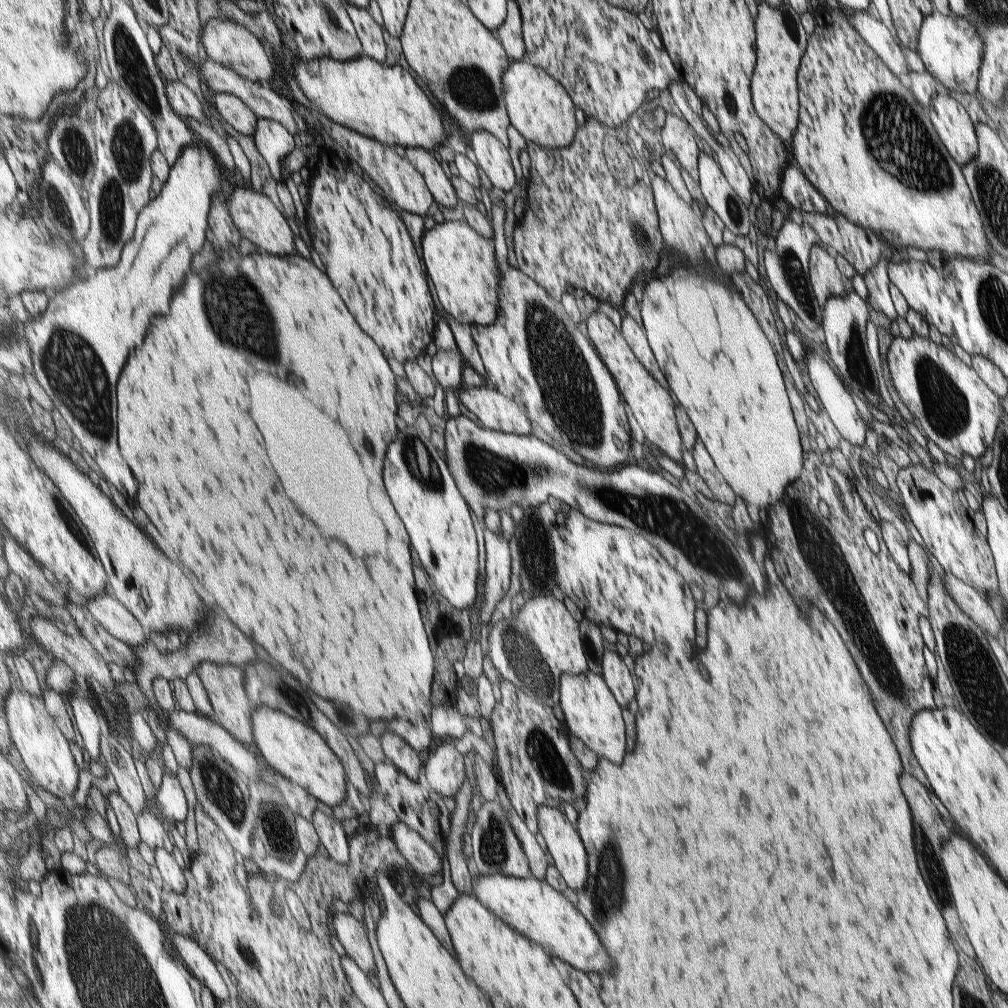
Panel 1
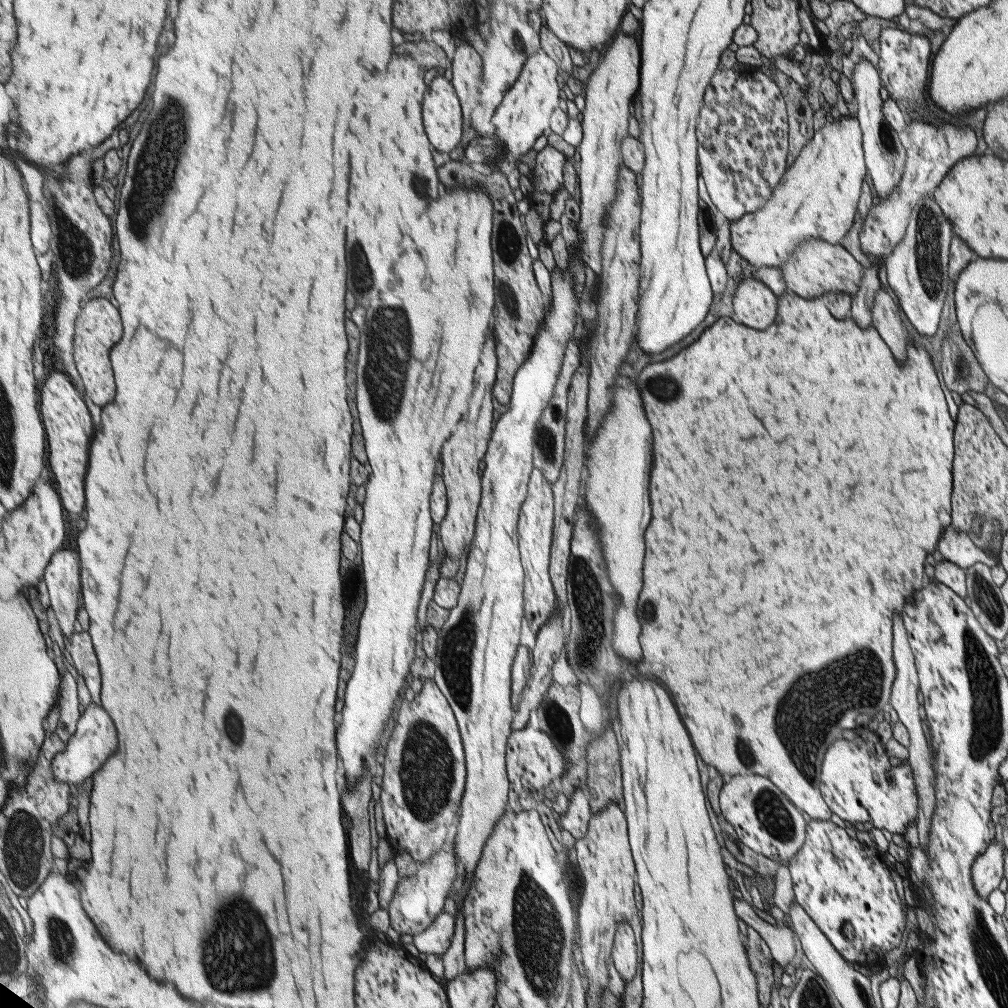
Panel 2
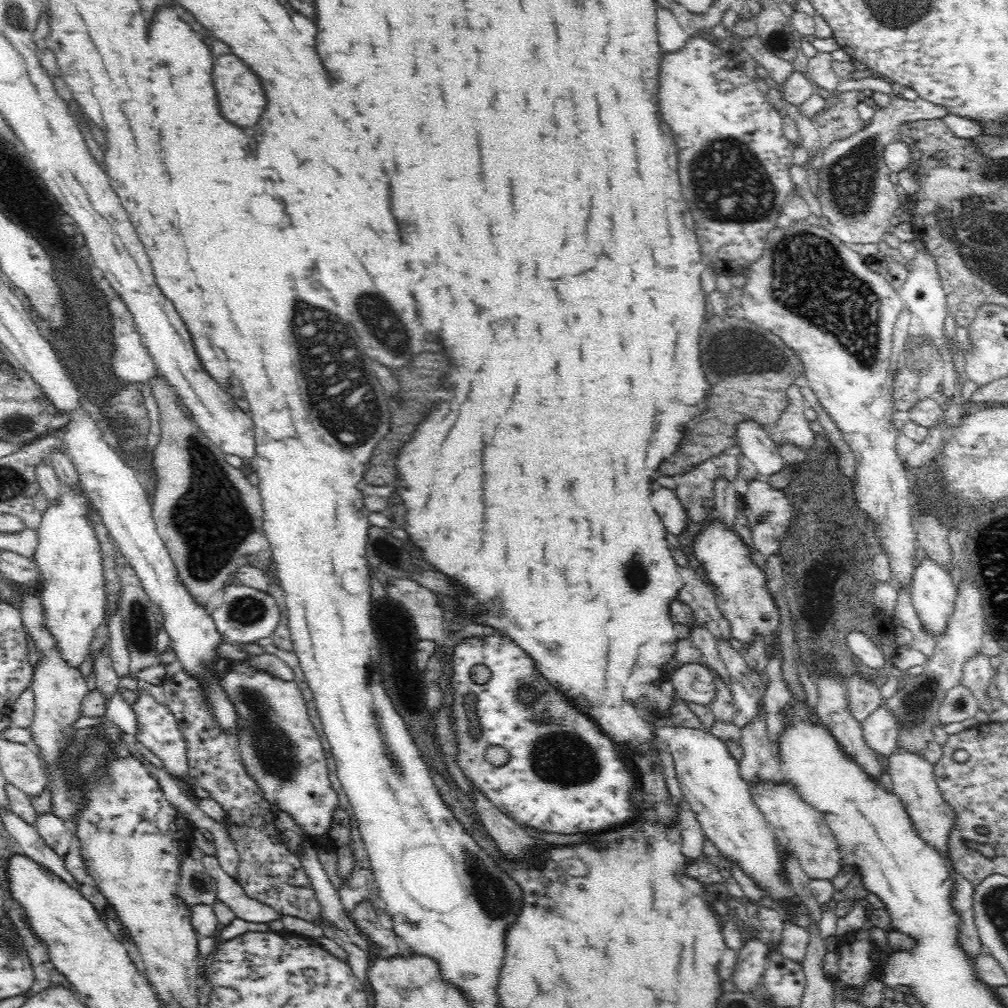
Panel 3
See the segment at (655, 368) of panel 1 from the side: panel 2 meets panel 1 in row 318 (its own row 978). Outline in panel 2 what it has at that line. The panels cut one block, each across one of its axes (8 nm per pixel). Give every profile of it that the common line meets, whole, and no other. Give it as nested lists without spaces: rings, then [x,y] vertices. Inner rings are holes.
[[[620,922],[614,935],[612,945],[612,958],[614,966],[620,973],[625,983],[632,981],[636,976],[636,965],[638,964],[638,950],[636,949],[636,938],[628,922]]]

